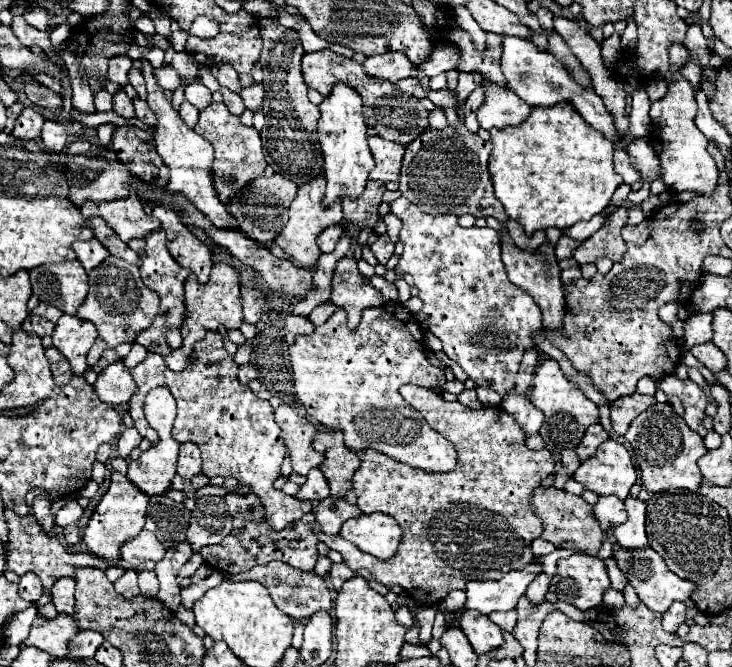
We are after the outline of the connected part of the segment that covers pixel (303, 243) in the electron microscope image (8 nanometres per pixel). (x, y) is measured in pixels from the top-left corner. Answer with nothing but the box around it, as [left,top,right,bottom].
[275,174,341,268]

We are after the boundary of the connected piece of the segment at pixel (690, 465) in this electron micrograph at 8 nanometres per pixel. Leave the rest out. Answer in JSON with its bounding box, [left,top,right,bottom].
[625,402,707,492]

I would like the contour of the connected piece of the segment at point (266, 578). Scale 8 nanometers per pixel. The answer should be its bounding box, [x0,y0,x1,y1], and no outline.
[228,560,333,622]

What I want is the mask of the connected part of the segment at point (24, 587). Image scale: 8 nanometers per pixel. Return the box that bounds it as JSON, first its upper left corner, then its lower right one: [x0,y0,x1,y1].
[19,572,43,602]

